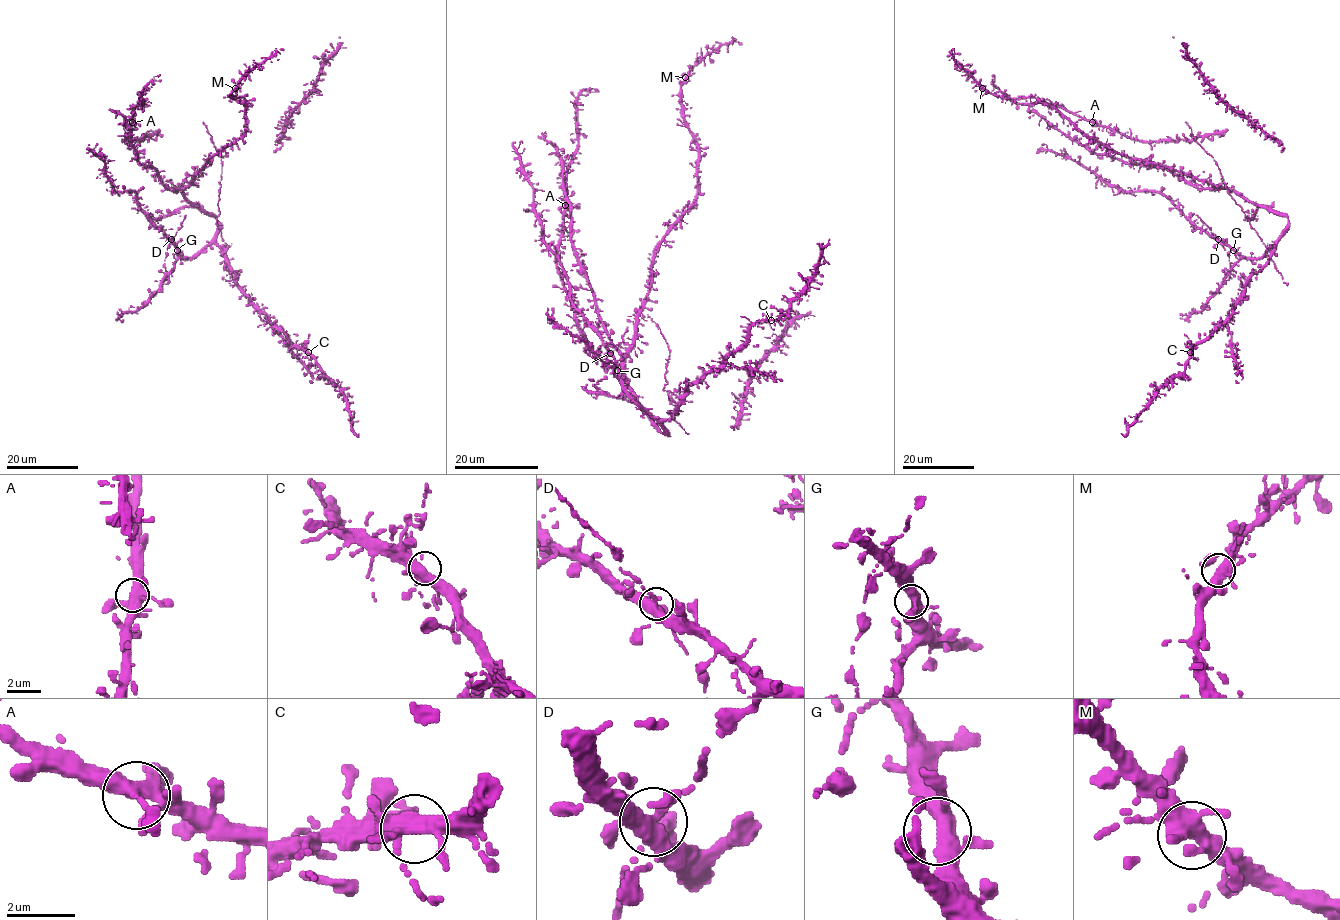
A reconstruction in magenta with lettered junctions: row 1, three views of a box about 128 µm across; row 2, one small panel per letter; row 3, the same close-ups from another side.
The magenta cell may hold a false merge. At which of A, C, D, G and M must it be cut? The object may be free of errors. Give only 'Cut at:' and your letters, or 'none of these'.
Cut at: D

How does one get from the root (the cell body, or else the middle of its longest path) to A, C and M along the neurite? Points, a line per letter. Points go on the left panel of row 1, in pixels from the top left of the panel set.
A: (182, 193), (180, 189), (169, 189), (152, 166), (137, 160), (126, 120), (137, 105), (132, 122)
C: (182, 193), (216, 219), (216, 244), (225, 263), (237, 275), (239, 288), (292, 345), (308, 352)
M: (182, 193), (211, 157), (236, 141), (245, 132), (247, 103), (243, 98), (231, 97), (235, 88)

